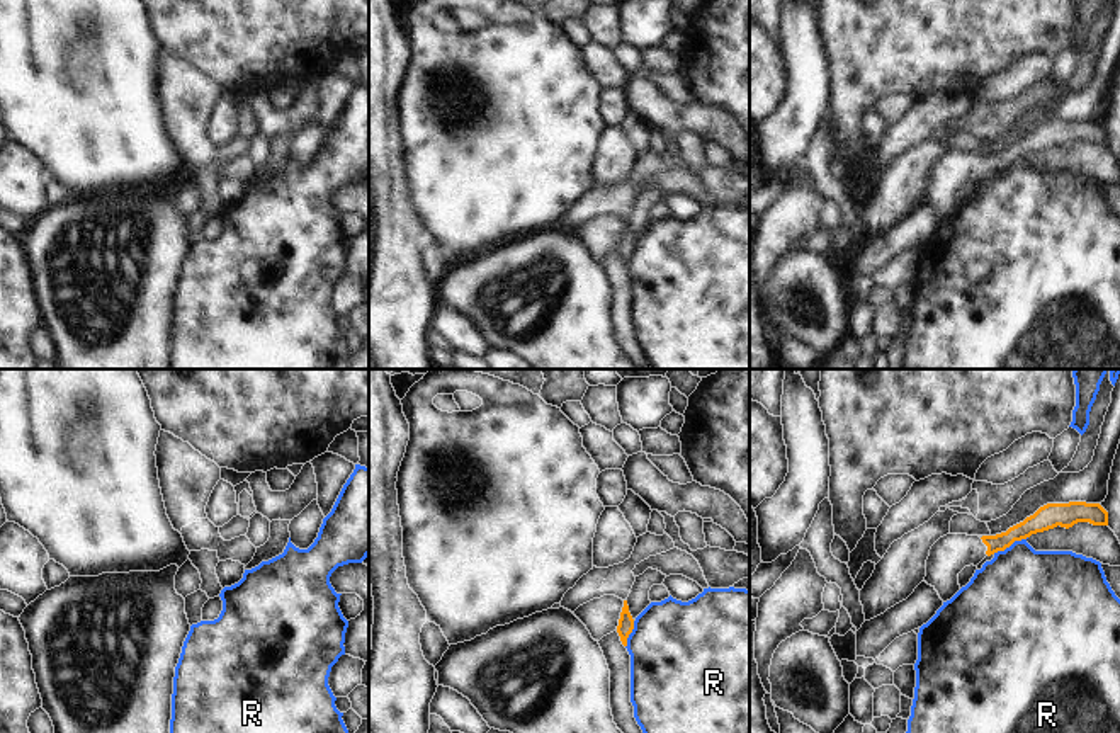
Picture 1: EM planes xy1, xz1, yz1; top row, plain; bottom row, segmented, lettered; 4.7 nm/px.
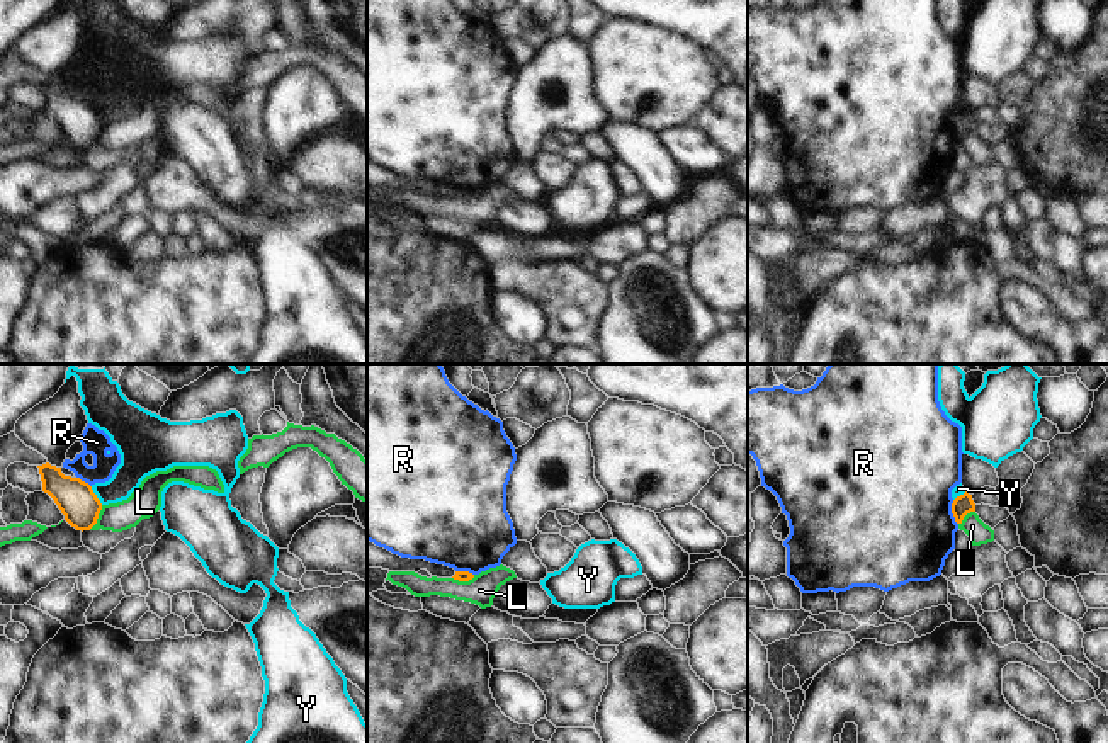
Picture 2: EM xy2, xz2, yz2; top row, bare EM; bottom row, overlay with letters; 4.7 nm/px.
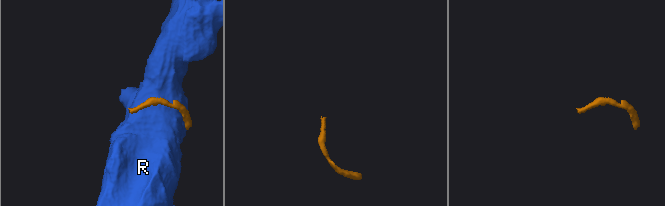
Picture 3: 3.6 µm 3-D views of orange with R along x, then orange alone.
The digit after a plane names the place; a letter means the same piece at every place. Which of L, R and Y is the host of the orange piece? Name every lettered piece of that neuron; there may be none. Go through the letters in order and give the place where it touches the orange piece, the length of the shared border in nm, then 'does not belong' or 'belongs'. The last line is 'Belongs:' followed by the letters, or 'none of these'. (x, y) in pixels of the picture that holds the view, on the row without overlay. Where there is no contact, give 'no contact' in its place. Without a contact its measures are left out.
L: contact xy2 (97, 136); length 140 nm; does not belong
R: contact yz1 (1010, 164); length 190 nm; does not belong
Y: contact xy2 (96, 114); length 110 nm; does not belong
Belongs: none of these

